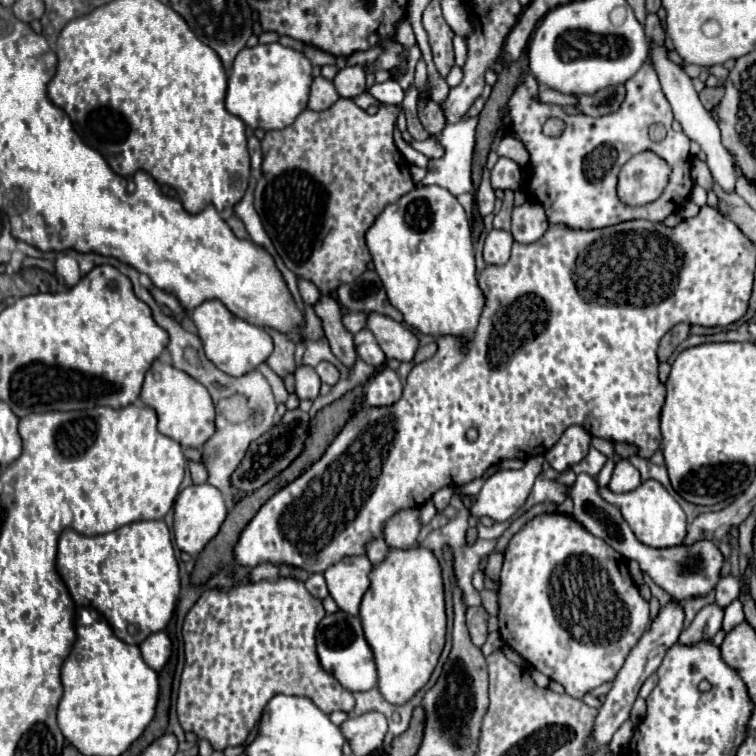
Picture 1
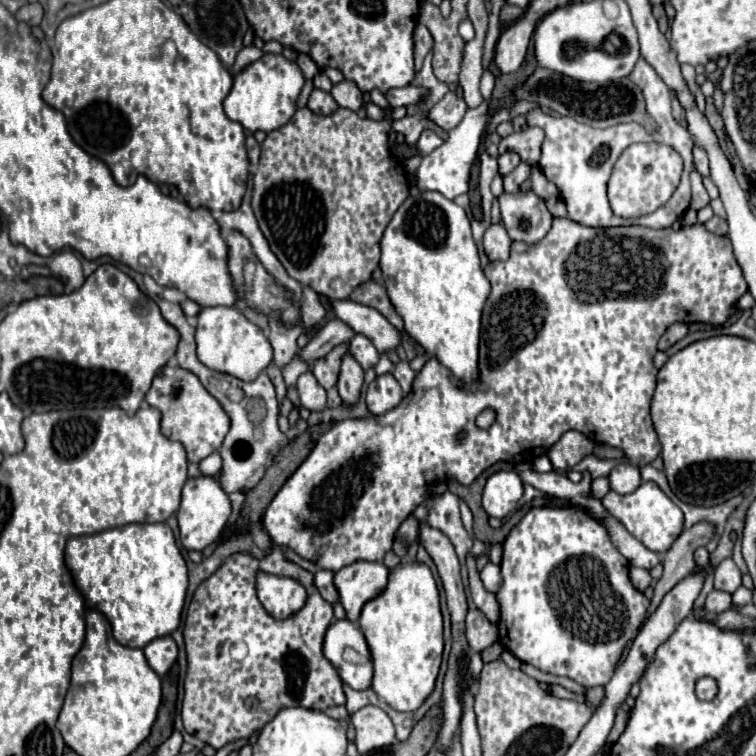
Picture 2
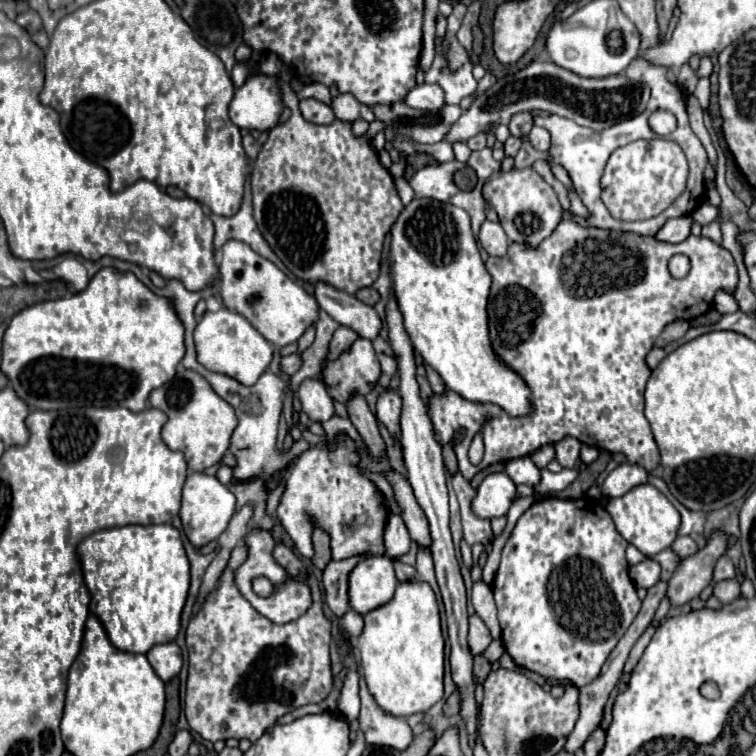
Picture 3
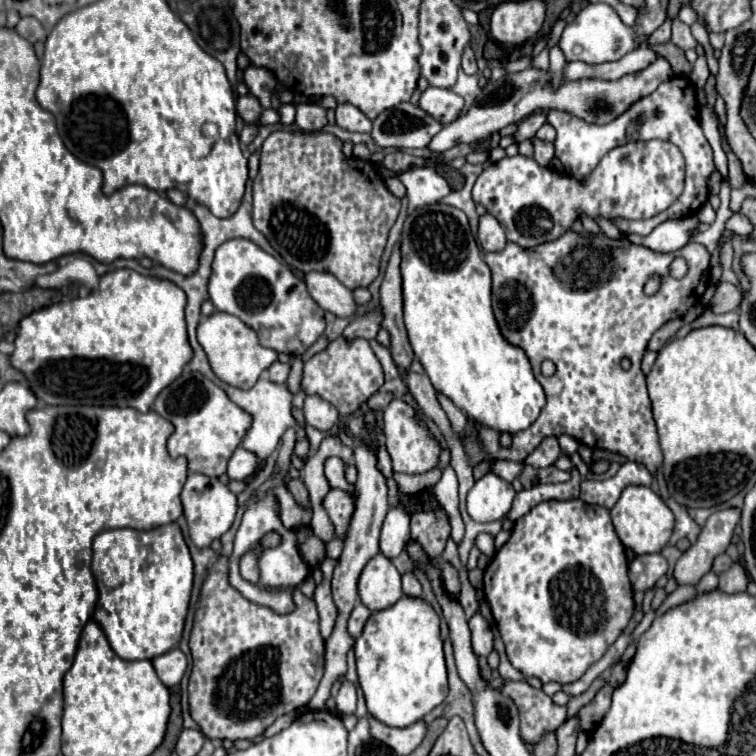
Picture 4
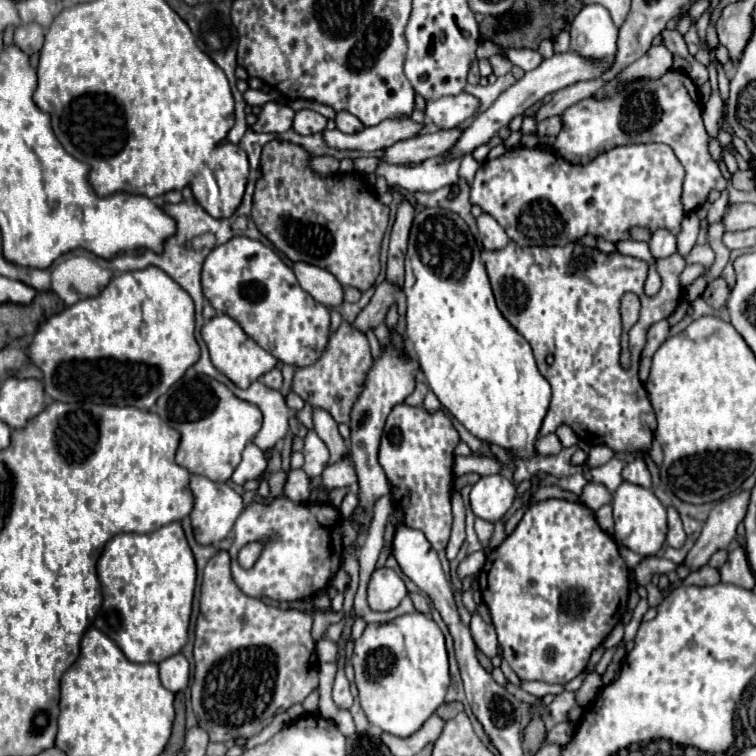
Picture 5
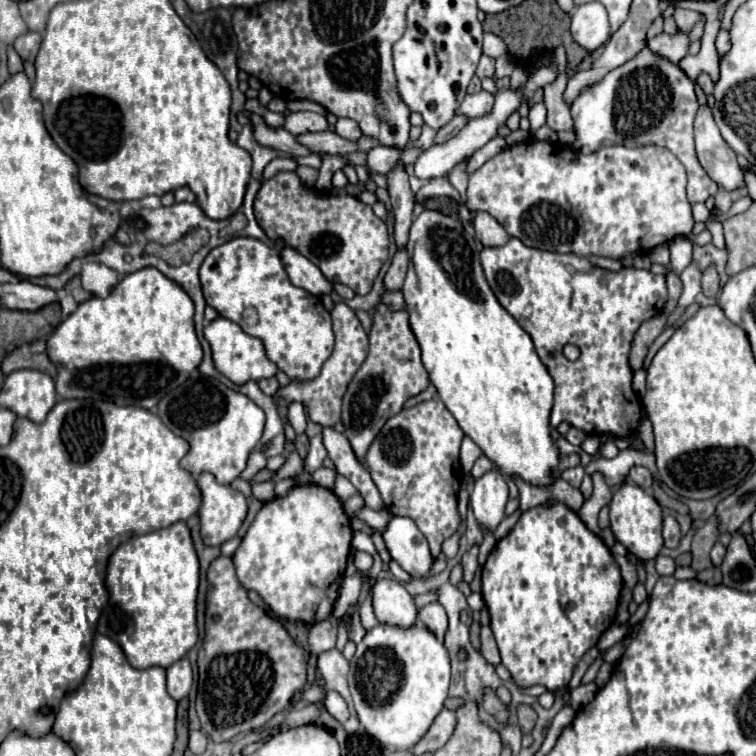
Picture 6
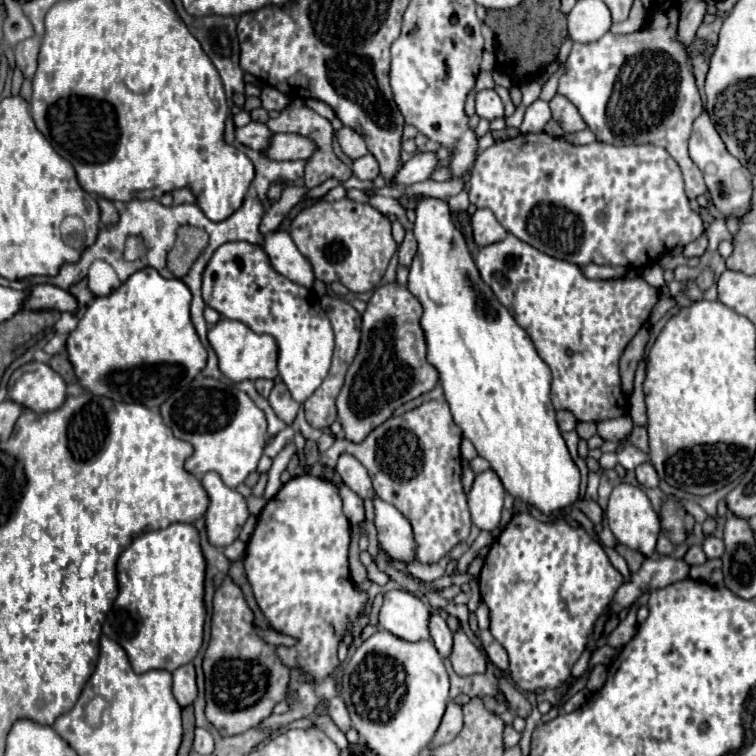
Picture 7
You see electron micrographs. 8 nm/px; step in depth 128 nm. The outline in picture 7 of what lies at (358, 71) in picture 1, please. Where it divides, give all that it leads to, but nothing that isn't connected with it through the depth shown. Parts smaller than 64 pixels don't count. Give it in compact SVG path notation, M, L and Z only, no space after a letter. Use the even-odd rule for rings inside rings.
M342 126L342 128L336 132L336 140L338 140L342 152L344 152L346 156L350 156L352 160L368 154L368 148L366 148L366 144L364 144L364 138L362 138L356 130L352 130L352 128L348 128L348 126Z

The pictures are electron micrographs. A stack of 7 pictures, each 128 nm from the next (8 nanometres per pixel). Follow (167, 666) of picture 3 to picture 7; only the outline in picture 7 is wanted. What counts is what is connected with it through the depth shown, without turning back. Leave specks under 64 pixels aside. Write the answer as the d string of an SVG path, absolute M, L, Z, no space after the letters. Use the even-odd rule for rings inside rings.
M192 662L176 668L172 672L172 694L180 706L188 706L196 698L196 672Z

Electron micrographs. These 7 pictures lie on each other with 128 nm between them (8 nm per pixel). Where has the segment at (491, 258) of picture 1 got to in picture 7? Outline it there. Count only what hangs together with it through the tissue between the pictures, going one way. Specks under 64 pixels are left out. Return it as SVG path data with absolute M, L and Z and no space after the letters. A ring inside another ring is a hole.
M486 208L476 210L472 216L472 230L474 230L474 240L478 246L488 246L494 244L496 240L504 240L504 236L508 234L498 220L494 218L494 214Z

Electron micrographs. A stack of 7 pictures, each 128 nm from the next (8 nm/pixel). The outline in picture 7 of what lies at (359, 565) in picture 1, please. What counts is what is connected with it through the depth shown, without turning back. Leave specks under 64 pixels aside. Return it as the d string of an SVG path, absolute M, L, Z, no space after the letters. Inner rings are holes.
M406 590L384 592L384 602L380 608L380 628L392 632L394 636L416 642L430 638L428 632L430 608Z

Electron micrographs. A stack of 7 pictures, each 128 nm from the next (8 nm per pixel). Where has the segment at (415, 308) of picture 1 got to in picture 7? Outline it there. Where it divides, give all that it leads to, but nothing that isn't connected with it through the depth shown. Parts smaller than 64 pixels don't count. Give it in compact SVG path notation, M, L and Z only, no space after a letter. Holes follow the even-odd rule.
M422 198L416 206L416 222L414 222L414 228L412 228L416 240L418 240L418 252L416 257L410 265L408 274L408 290L420 300L422 304L422 318L420 318L420 326L424 330L424 338L426 338L426 360L438 370L440 374L440 384L442 384L442 390L444 390L444 398L448 400L450 404L450 412L452 412L452 418L456 422L456 426L462 430L464 438L468 438L476 450L478 450L478 456L486 458L492 466L492 470L500 476L504 488L514 496L514 498L520 498L528 504L532 504L534 508L542 510L544 514L550 514L554 512L556 508L566 508L570 504L574 504L578 500L578 486L580 486L580 472L576 468L576 464L572 462L570 454L568 454L568 448L566 448L566 442L560 434L560 428L556 424L556 410L550 402L550 382L552 382L552 374L550 374L550 368L544 364L544 360L538 356L530 336L516 324L516 320L512 318L512 314L496 300L494 292L484 284L484 280L480 280L480 272L476 268L476 262L468 250L468 244L464 240L464 234L454 226L452 218L450 218L450 210L448 210L448 204L444 200L438 200L438 198Z

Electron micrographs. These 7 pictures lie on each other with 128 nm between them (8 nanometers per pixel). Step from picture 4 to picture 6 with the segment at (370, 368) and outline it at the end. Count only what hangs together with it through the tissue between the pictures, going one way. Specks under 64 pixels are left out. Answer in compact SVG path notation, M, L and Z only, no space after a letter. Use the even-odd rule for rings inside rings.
M344 302L334 306L334 310L332 310L332 324L334 324L336 344L334 344L334 352L324 362L320 374L314 380L308 380L308 382L292 380L286 388L280 388L278 394L274 396L276 400L278 400L278 396L282 396L288 402L292 402L292 400L302 402L306 406L312 422L316 422L320 426L334 426L336 422L340 422L344 392L346 392L352 376L356 374L356 370L360 368L360 364L366 360L366 354L368 354L368 336L366 336L364 328L360 326L354 310L350 310ZM290 386L292 386L292 390L290 390Z

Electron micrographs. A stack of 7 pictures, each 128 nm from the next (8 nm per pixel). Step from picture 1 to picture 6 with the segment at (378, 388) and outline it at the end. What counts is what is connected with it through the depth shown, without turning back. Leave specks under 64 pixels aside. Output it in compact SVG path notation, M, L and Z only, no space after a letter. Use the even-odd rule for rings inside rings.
M432 398L428 402L422 402L414 408L404 408L396 416L392 416L376 440L372 442L368 454L366 454L366 466L372 474L374 484L378 486L382 500L386 508L394 516L408 516L416 522L418 530L426 536L432 556L436 558L440 554L440 546L446 538L450 538L460 524L458 516L458 490L462 482L462 466L460 466L460 442L464 438L462 428L456 424L456 418L448 412L442 400Z

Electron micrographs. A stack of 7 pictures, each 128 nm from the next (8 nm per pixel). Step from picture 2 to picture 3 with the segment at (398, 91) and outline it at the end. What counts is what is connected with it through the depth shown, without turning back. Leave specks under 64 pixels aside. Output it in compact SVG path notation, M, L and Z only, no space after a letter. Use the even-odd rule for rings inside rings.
M418 84L414 86L404 102L410 108L422 108L422 110L438 110L444 106L444 90L438 84Z

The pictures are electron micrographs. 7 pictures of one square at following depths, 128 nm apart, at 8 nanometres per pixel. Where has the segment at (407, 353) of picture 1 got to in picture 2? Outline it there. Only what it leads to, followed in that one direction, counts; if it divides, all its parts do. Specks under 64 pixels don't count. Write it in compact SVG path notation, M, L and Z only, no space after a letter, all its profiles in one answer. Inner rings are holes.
M334 300L332 306L336 318L346 322L354 332L370 338L378 352L392 352L400 344L400 332L378 310L352 300Z

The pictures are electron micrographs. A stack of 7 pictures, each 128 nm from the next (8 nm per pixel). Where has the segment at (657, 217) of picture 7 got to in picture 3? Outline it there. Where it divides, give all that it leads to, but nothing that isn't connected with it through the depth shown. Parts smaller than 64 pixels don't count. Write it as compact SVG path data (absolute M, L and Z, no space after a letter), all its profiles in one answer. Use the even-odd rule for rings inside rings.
M654 138L618 148L602 176L602 200L616 220L646 220L664 212L686 188L688 162L676 142ZM512 168L510 172L496 172L484 186L484 198L498 212L500 224L512 242L538 246L554 232L558 222L562 220L562 208L554 188L546 184L542 176L538 176L532 168Z

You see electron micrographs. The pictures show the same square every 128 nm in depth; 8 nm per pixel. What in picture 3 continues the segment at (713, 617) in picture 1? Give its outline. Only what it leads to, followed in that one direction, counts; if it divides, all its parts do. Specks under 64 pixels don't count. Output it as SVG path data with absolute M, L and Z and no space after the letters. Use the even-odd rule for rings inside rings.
M738 580L716 582L712 594L714 594L722 604L730 604L732 600L736 600L736 598L740 596L740 584L738 584Z

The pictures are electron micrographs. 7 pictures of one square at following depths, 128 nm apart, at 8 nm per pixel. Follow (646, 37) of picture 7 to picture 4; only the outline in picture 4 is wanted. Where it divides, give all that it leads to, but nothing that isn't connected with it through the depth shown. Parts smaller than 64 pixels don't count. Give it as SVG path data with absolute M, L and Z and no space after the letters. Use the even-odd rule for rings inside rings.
M670 78L668 82L662 82L656 92L652 92L650 96L642 98L640 102L636 102L626 114L618 116L614 122L598 126L598 124L588 124L568 112L560 112L560 110L550 110L546 114L546 122L554 126L556 130L556 156L560 158L560 162L564 164L566 172L574 178L578 178L580 182L584 182L588 178L588 174L598 166L598 162L616 146L628 144L628 142L638 142L638 140L668 140L672 144L676 144L680 148L680 152L686 158L686 186L684 192L680 194L680 198L676 200L676 204L672 204L668 210L660 212L654 218L648 220L626 220L626 218L616 218L612 220L612 224L616 224L622 232L636 232L640 236L648 236L660 222L670 220L670 218L682 218L682 216L690 216L694 214L698 208L702 208L702 204L708 200L708 178L714 170L714 162L712 162L712 148L698 124L698 102L694 98L694 94L690 96L690 104L684 104L684 96L686 96L686 88L688 88L688 80L686 78Z

